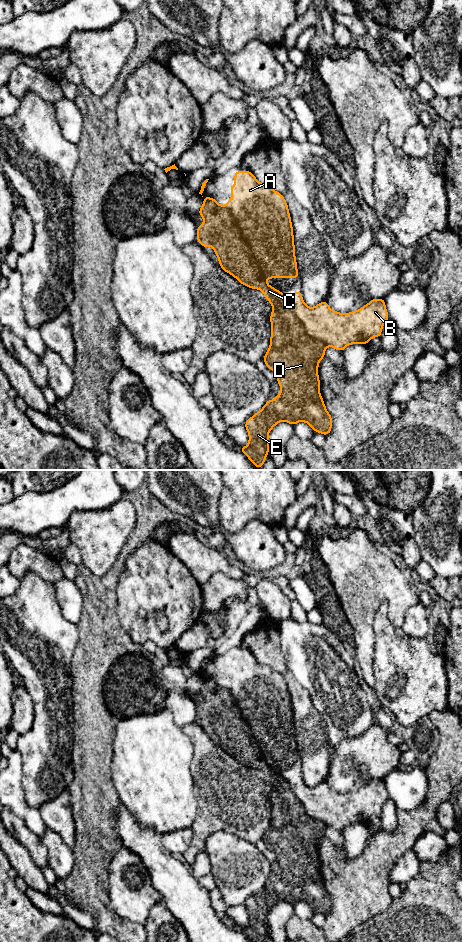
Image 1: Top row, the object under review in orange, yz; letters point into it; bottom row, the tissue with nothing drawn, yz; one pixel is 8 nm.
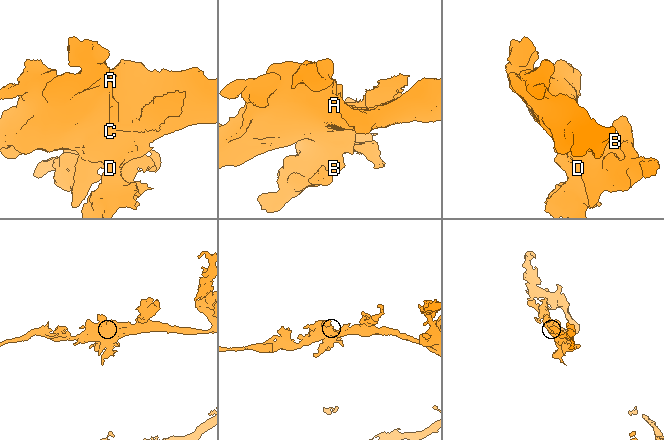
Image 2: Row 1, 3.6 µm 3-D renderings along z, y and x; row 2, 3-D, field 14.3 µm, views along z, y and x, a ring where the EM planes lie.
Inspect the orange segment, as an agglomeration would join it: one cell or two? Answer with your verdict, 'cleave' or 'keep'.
cleave

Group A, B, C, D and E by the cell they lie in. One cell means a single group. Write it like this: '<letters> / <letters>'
A B / C D E

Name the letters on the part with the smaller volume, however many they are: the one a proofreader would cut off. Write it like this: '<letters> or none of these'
C, D, E

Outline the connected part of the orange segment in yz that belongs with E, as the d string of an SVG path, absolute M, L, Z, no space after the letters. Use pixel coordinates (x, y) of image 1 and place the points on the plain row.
M251 748L248 758L238 758L237 760L249 768L262 770L273 787L270 796L270 828L263 840L269 849L276 852L281 873L276 876L275 880L268 879L265 886L245 902L244 905L249 914L249 924L239 928L251 942L265 942L270 930L268 914L281 901L288 902L293 906L300 901L306 902L312 907L314 912L322 913L325 916L331 912L332 897L326 890L320 874L318 857L318 844L321 839L325 838L326 824L310 817L306 813L285 777L278 769L274 769L267 764L262 753Z

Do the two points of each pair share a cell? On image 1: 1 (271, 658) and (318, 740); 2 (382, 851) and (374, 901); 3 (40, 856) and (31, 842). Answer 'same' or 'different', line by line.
1: same
2: same
3: same

